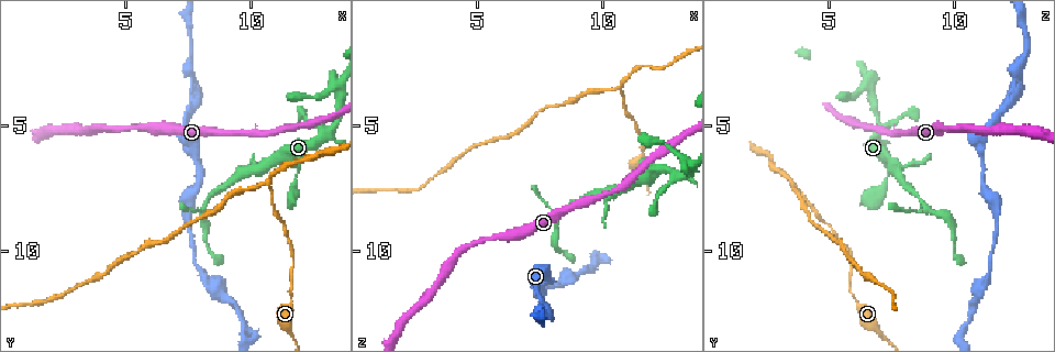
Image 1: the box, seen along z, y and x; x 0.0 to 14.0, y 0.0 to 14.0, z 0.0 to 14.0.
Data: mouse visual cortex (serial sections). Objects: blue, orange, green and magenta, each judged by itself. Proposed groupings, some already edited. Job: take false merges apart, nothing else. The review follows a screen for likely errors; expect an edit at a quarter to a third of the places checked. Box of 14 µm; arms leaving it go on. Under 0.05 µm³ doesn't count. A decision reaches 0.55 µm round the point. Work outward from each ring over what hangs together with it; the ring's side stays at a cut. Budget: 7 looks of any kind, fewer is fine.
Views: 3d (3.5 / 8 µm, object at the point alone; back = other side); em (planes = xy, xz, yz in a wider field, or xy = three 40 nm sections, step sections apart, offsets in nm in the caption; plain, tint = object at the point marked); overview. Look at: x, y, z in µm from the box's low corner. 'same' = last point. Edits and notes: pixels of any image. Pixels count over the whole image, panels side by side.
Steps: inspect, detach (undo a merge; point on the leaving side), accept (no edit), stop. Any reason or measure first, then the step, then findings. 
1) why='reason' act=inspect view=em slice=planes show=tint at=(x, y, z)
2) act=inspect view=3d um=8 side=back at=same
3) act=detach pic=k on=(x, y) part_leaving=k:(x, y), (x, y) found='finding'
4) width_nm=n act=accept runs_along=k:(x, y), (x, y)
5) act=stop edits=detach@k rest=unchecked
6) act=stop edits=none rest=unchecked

why='sharp bend' act=inspect view=3d um=8 at=(8.1, 8.2, 8.9)

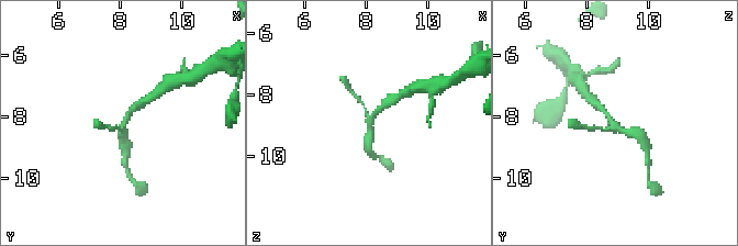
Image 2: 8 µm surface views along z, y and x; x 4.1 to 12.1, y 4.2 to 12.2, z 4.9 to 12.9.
act=inspect view=3d um=3.5 at=(8.1, 8.1, 8.9)

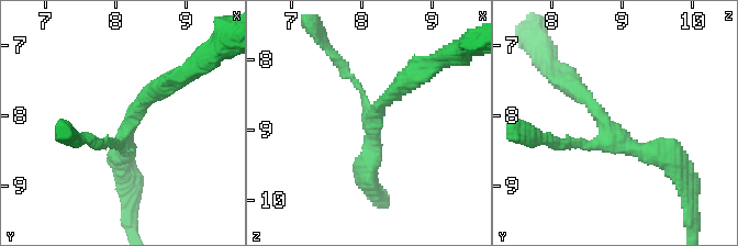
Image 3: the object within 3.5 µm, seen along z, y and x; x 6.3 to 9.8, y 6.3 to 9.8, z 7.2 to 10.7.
why='shape alone is not enough' act=inspect view=em slice=xy step=3 show=tint at=(8.20, 8.15, 8.85)

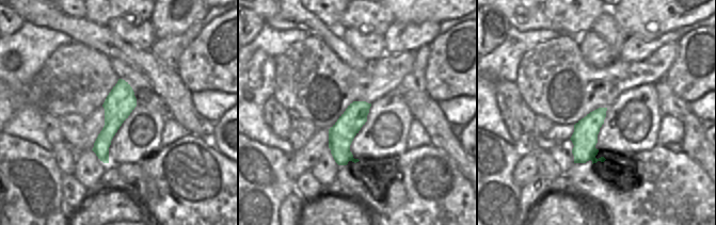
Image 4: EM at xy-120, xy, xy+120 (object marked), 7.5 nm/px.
act=accept found='all the same cell'

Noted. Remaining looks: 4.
act=inspect view=3d um=3.5 at=(7.7, 3.7, 12.4)

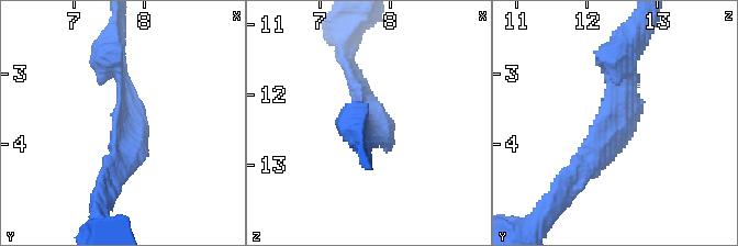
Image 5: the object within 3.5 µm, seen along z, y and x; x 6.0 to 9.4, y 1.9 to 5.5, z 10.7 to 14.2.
act=inspect view=em slice=xy step=2 show=tint at=(7.70, 3.60, 12.40)

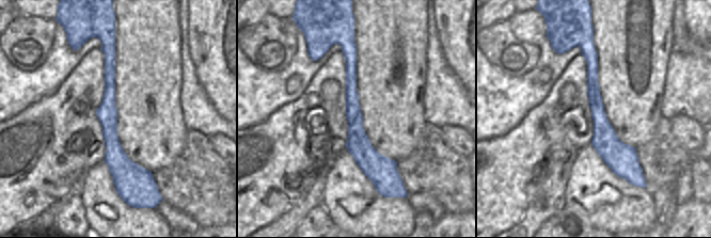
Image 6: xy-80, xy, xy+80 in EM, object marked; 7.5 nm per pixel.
arm_widths_nm=250,250 act=accept found='all the same cell'

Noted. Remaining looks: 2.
act=stop edits=none rest=unchecked

